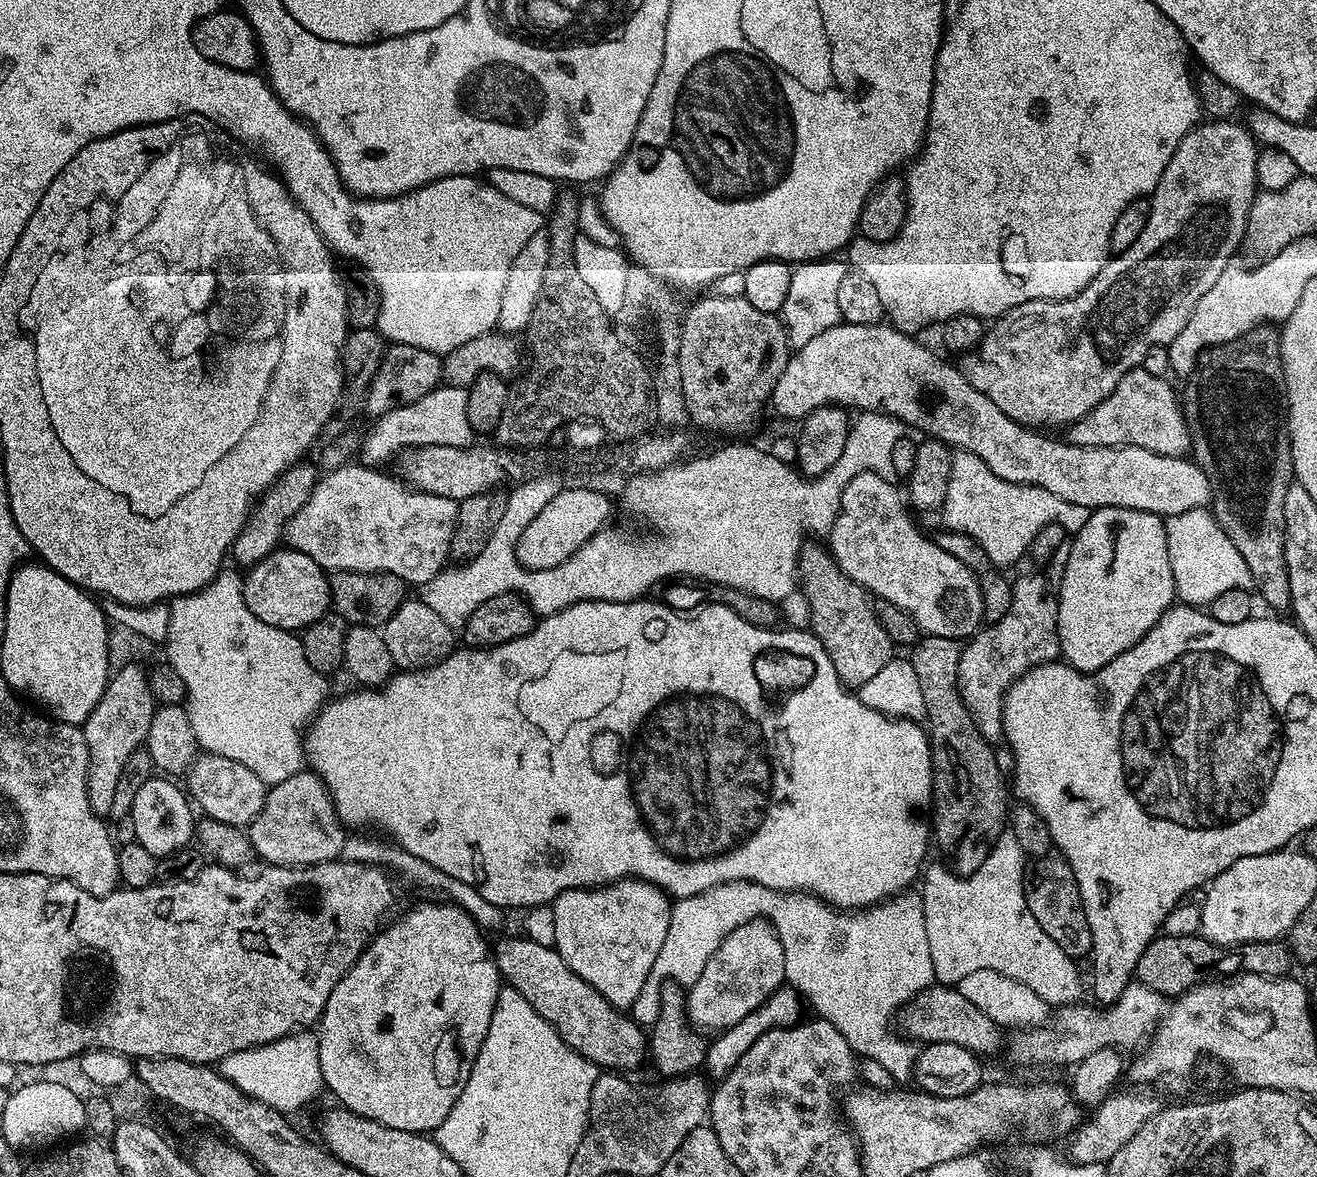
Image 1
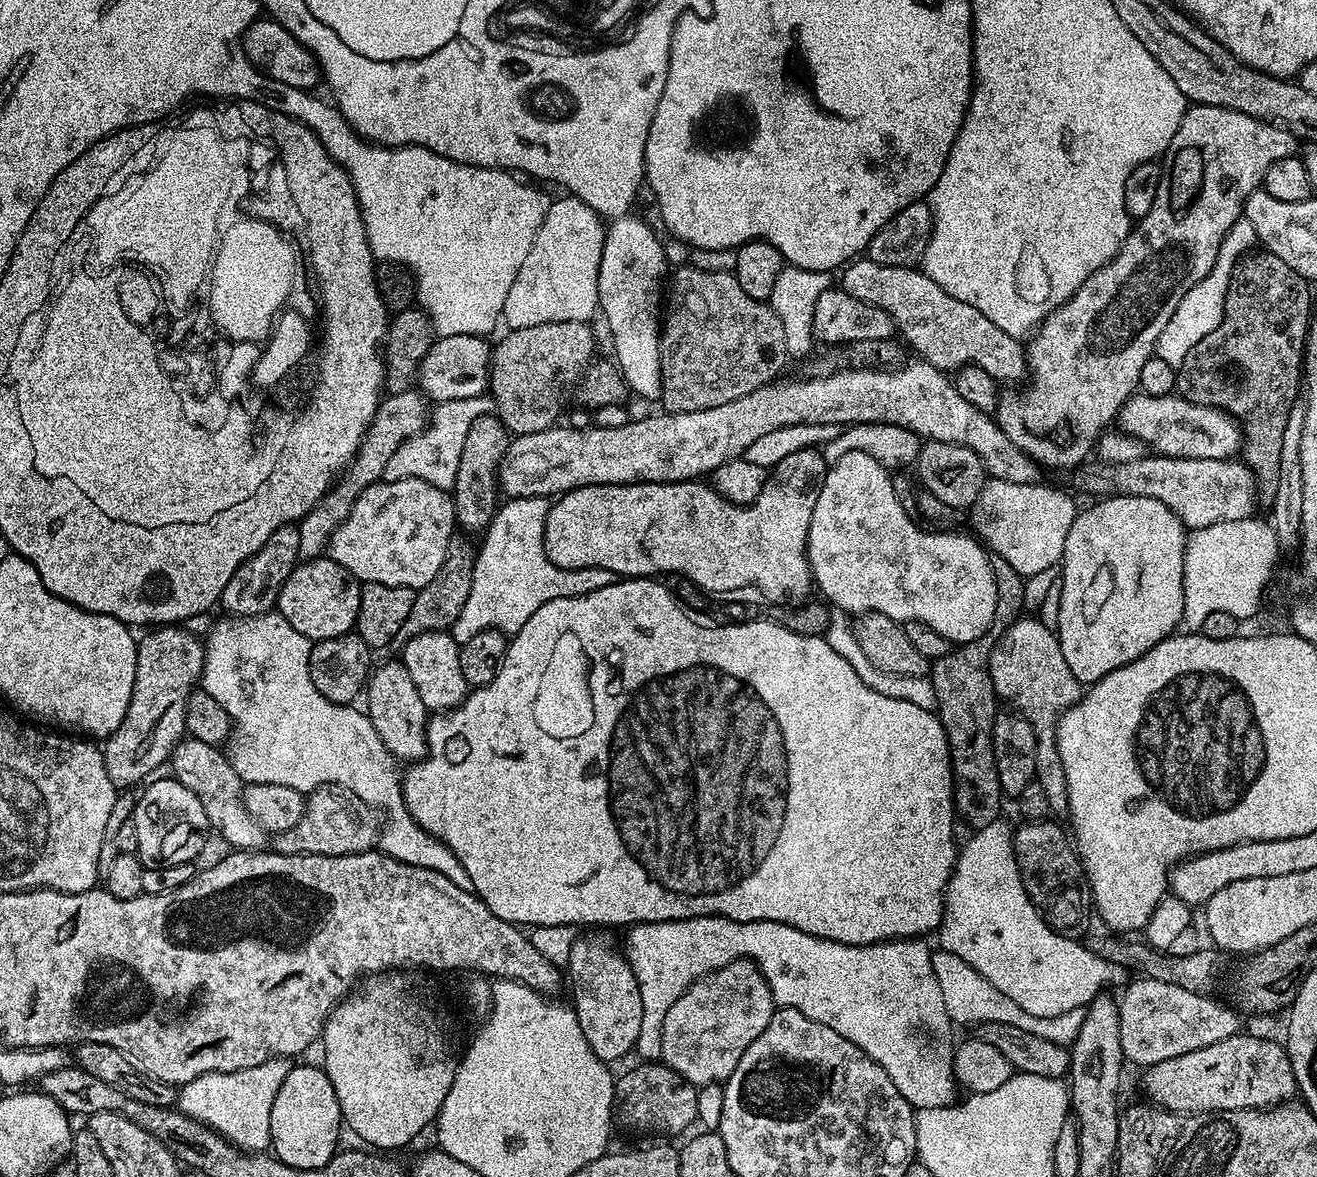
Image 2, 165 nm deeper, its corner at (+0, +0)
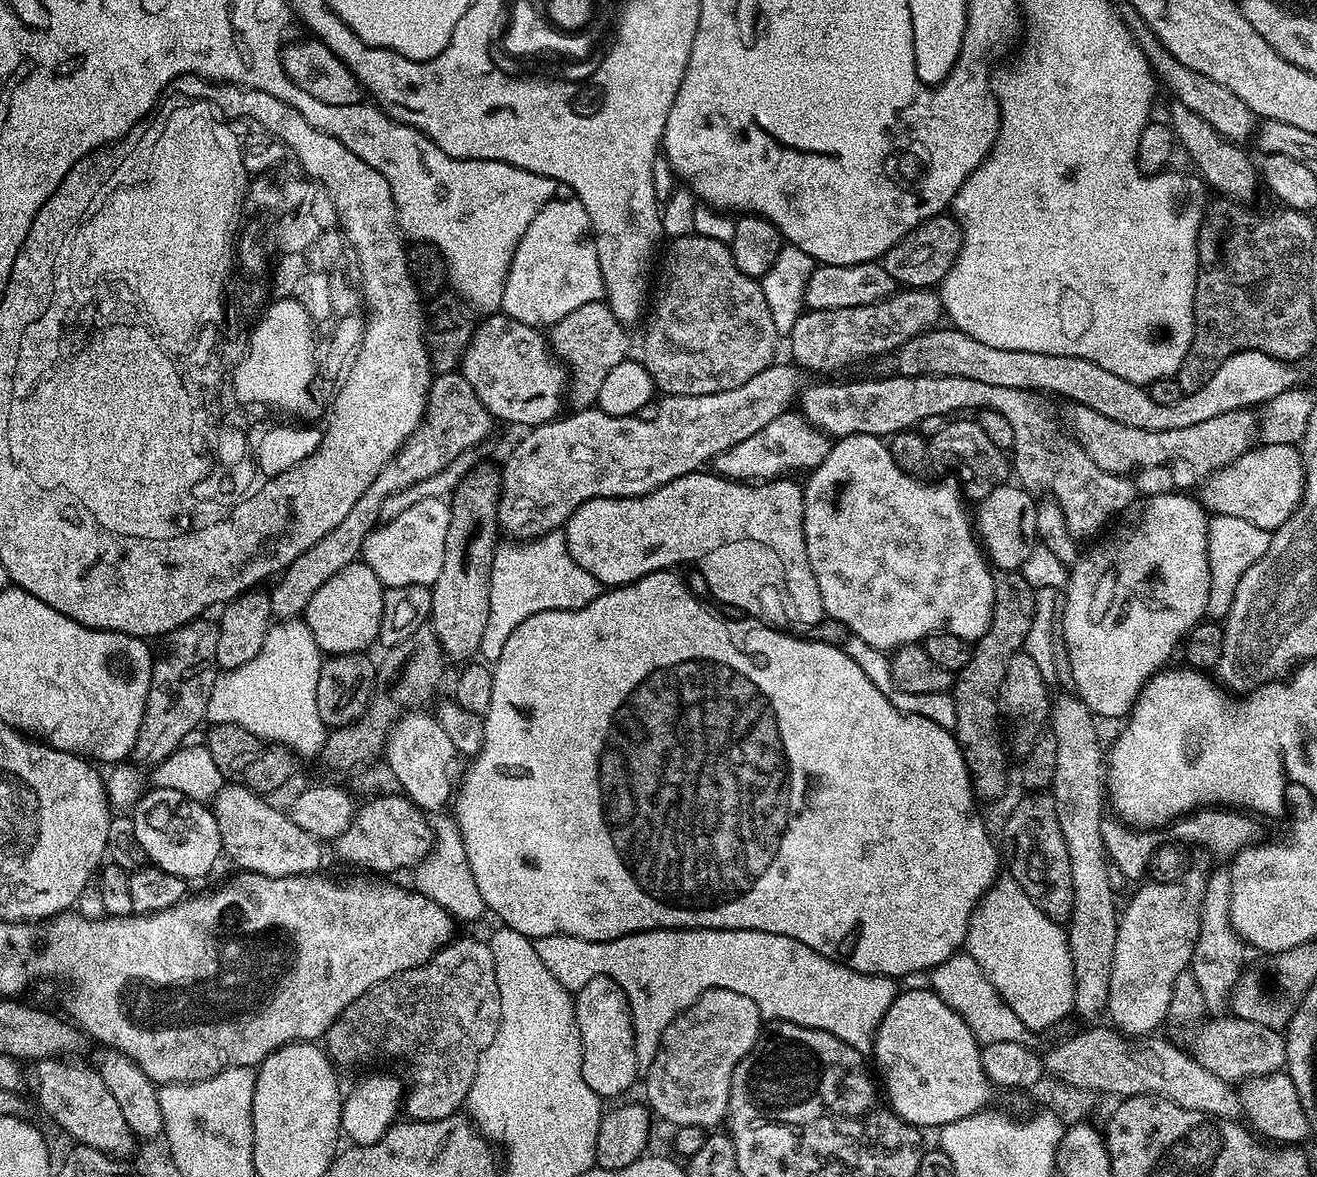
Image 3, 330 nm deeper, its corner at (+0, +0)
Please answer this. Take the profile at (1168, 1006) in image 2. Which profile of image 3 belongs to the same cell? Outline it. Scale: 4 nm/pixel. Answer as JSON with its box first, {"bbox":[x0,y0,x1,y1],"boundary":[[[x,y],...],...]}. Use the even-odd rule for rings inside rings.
{"bbox":[1194,1014,1286,1082],"boundary":[[[1231,1014],[1210,1020],[1207,1021],[1208,1028],[1199,1029],[1200,1049],[1195,1049],[1194,1052],[1196,1059],[1202,1066],[1206,1066],[1206,1070],[1210,1070],[1210,1074],[1218,1074],[1218,1078],[1229,1082],[1243,1082],[1256,1076],[1269,1076],[1285,1067],[1286,1046],[1283,1031],[1262,1026],[1258,1022],[1238,1020]]]}

